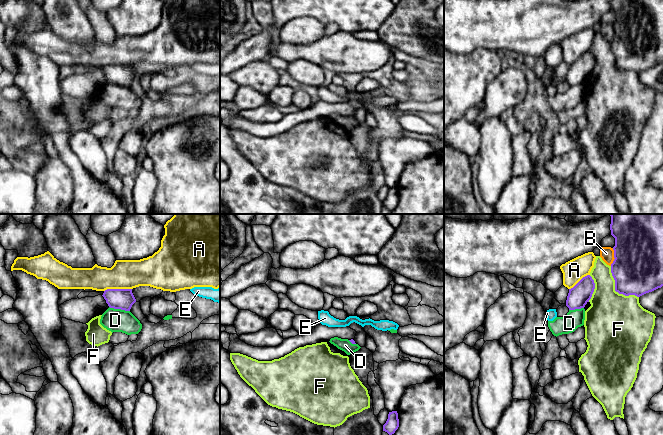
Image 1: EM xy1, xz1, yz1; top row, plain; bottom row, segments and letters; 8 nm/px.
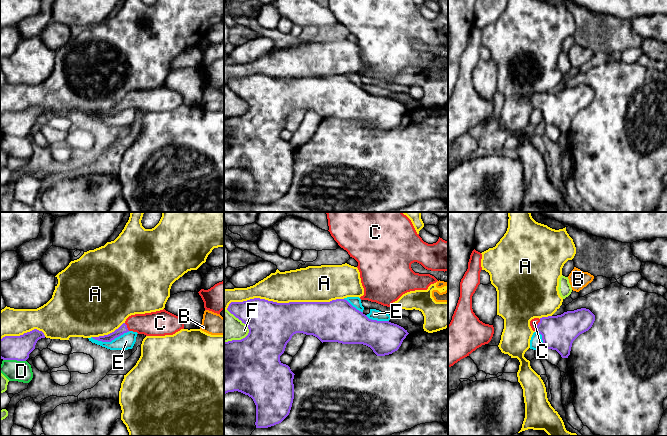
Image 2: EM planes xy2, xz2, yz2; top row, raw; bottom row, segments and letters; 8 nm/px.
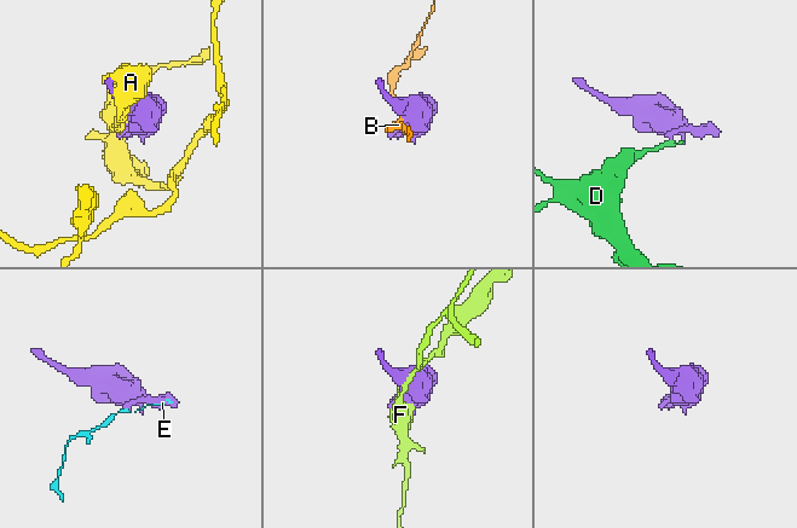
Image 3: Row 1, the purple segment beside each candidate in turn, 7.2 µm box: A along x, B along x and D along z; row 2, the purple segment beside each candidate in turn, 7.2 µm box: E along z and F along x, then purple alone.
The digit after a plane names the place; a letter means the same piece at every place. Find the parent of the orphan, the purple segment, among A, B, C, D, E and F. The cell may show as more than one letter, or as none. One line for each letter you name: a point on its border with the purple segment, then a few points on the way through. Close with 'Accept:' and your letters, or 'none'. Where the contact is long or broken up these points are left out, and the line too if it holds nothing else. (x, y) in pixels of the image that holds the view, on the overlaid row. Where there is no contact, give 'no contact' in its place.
C: meets purple in yz2 at (537, 325); runs through yz2 (558, 332), (550, 327), (537, 325), (534, 322)
Accept: C

